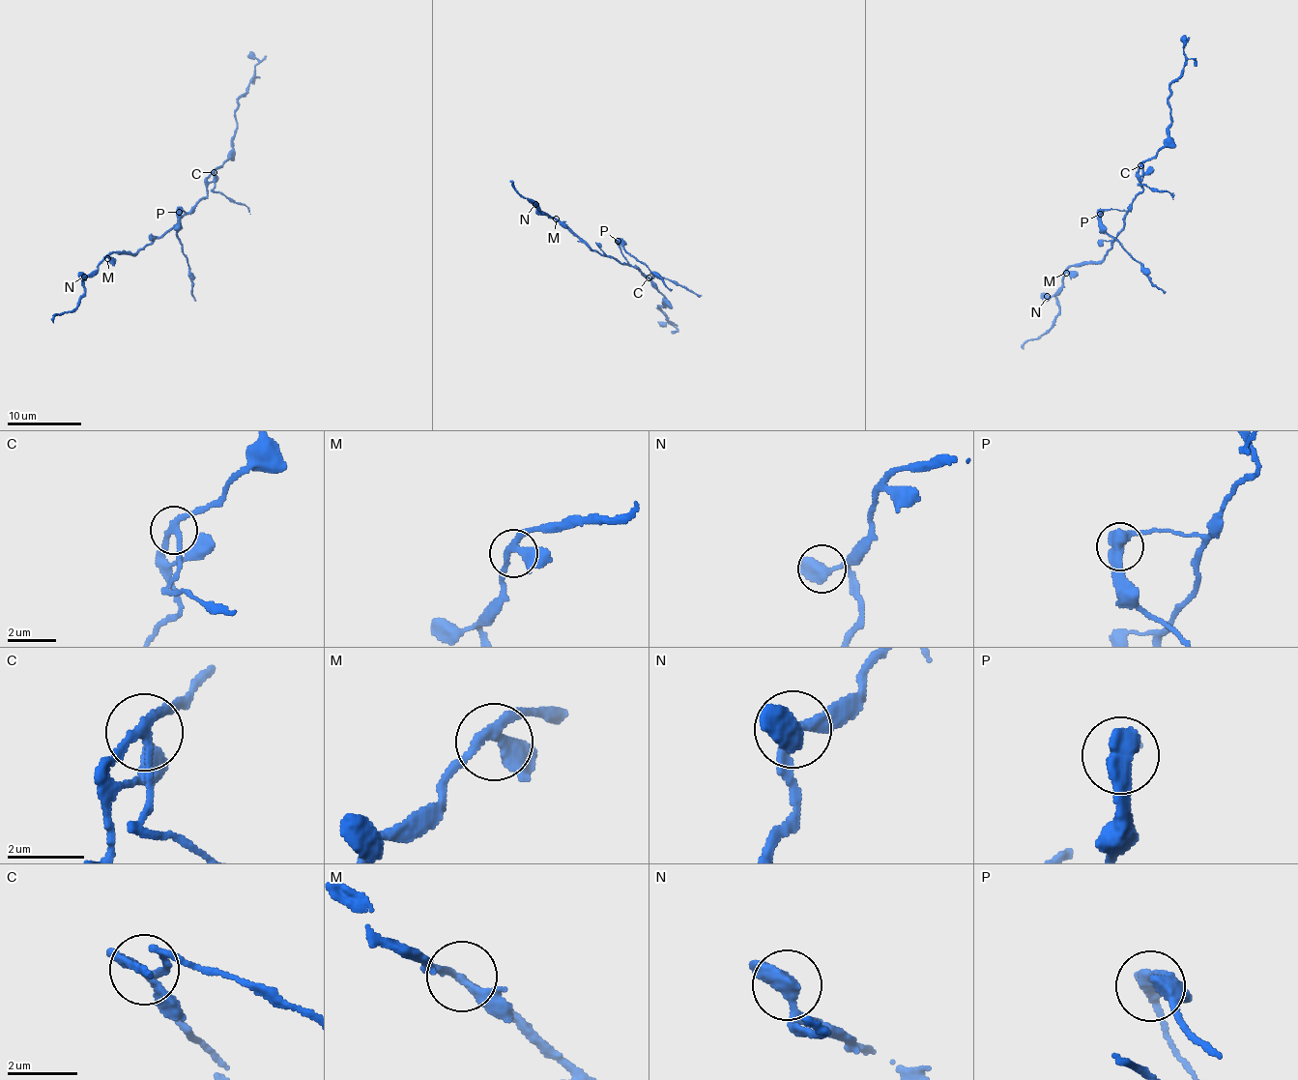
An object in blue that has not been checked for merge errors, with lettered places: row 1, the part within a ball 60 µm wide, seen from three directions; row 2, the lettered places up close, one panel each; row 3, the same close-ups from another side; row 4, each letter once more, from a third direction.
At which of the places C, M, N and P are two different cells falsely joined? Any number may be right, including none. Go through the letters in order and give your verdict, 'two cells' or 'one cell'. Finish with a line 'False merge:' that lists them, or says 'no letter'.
C: two cells
M: one cell
N: one cell
P: two cells
False merge: C, P

